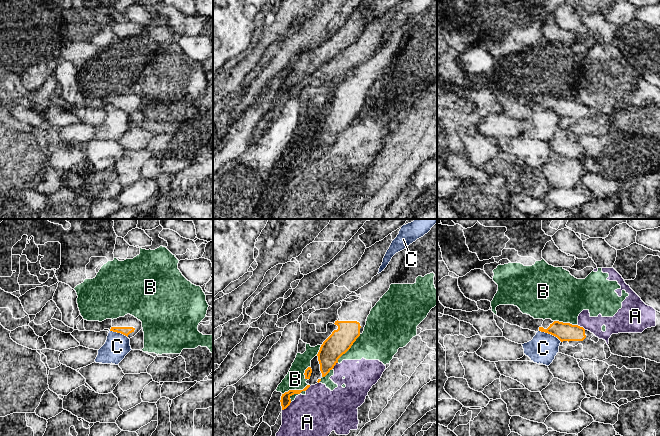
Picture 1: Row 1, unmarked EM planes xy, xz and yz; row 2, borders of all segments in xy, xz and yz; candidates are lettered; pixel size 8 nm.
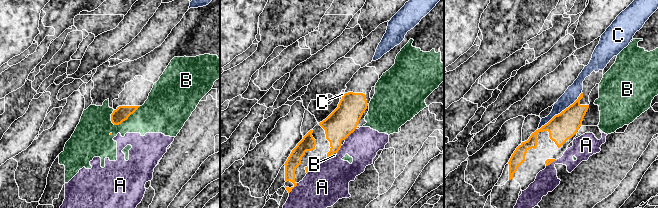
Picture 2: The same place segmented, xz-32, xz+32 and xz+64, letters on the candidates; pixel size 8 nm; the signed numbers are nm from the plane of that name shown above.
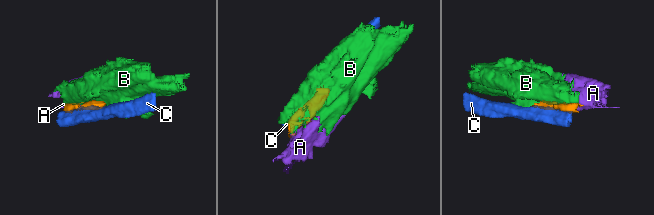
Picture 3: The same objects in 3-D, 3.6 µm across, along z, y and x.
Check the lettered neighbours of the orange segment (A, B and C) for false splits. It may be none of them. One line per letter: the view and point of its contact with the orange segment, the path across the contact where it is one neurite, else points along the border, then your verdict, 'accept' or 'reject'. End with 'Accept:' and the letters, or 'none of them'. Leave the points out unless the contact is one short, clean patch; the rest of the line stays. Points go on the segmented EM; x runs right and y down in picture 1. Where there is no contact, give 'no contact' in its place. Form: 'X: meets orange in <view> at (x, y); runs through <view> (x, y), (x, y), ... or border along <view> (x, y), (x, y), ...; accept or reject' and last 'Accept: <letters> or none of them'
A: meets orange in xz at (286, 407); reject
B: meets orange in xz at (295, 390); reject
C: meets orange in yz at (550, 333); reject
Accept: none of them

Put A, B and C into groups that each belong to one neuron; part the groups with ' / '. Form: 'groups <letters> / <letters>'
groups A B / C

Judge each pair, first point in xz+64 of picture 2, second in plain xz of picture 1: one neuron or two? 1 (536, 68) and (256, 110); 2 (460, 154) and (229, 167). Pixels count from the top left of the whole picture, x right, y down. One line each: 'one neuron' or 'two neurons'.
1: two neurons
2: two neurons

